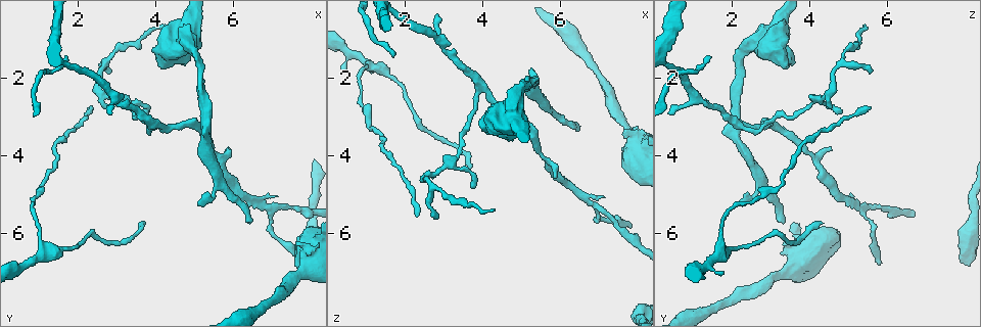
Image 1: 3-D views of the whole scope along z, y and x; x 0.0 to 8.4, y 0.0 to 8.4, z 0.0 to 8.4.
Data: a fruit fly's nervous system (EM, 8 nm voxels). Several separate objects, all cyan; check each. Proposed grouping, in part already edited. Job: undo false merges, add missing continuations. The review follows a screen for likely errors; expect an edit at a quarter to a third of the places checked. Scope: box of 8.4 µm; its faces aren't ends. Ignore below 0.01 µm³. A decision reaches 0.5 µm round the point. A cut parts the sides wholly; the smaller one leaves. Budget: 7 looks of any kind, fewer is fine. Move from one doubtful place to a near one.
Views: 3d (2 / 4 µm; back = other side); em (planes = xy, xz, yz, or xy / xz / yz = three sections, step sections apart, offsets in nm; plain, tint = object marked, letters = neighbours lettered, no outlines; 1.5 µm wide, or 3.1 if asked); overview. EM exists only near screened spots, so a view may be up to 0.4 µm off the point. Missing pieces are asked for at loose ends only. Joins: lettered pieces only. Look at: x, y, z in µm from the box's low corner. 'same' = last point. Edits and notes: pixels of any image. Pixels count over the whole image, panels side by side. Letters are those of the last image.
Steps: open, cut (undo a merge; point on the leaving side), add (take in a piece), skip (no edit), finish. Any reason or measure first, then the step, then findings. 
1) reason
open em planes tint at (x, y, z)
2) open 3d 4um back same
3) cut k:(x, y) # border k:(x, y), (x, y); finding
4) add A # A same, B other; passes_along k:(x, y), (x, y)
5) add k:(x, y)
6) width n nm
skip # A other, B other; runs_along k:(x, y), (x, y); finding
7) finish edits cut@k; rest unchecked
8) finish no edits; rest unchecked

end of a long branch
open 3d 4um at (3.65, 5.75, 4.35)

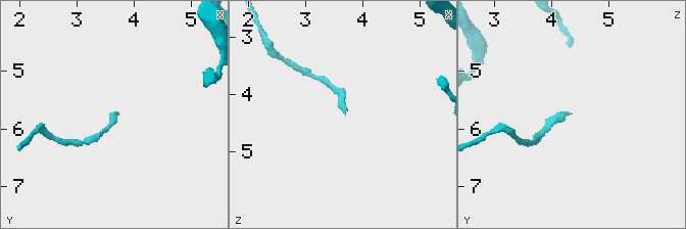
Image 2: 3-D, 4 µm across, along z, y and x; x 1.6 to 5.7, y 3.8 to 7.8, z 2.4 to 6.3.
need the tissue
open em xz step 8 letters at (3.65, 5.75, 4.35)

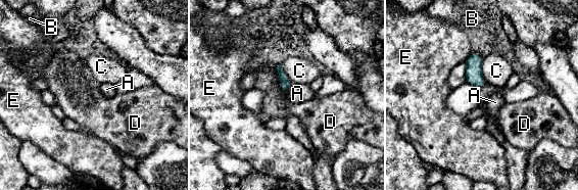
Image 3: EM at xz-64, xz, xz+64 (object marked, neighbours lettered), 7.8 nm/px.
open em planes letters same

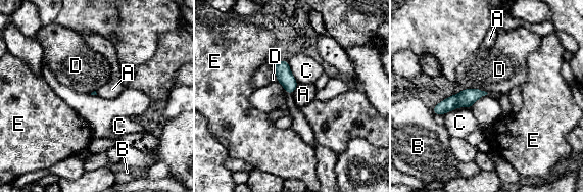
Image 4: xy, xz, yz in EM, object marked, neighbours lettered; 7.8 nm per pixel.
skip # A other, B other, C other, D other, E other; runs_along 4:(482, 93), (456, 100), (435, 111); no lettered piece goes on from it

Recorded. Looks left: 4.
tapers out
open em planes letters at (6.40, 5.75, 3.30)

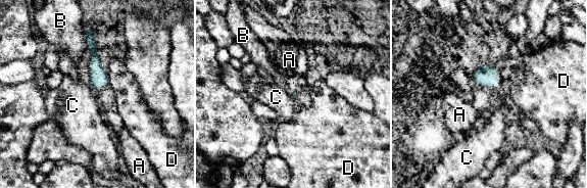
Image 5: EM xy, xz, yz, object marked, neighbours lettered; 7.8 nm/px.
skip # A other, B other, C other, D other; runs_along 5:(89, 31), (95, 51), (97, 86); none of them fits

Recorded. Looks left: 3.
calibre changes
open 3d 2um at (7.50, 7.10, 3.00)

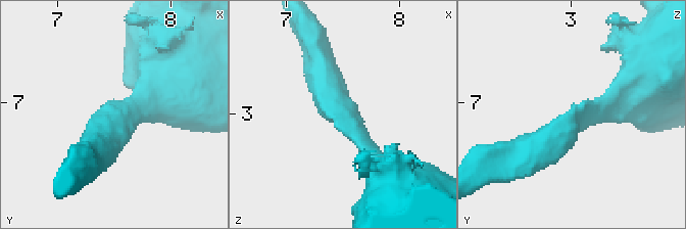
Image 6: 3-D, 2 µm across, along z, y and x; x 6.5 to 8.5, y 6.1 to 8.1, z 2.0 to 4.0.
open em xy step 4 letters at (7.50, 7.12, 3.06)

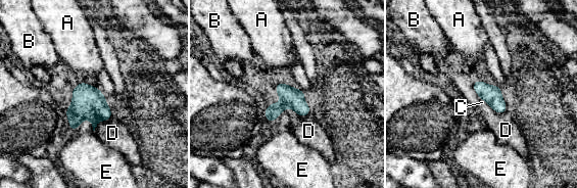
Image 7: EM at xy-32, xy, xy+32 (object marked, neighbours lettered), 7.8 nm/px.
open em planes letters same

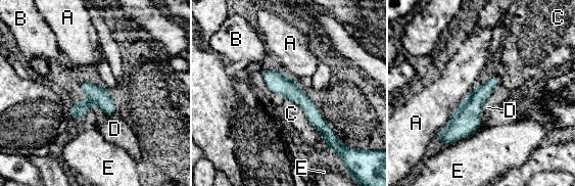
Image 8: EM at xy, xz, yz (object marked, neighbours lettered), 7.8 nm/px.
skip # A other, B other, C other, D other, E other; runs_along 8:(265, 73), (309, 108), (329, 141); one cell here

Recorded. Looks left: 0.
finish no edits; rest unchecked

